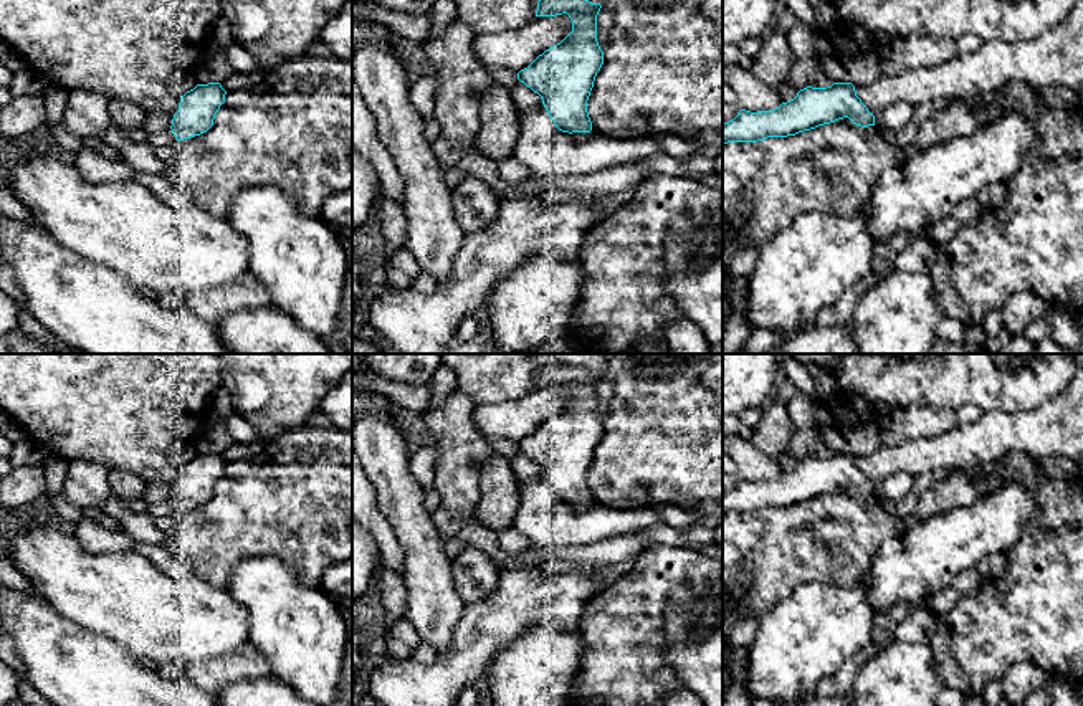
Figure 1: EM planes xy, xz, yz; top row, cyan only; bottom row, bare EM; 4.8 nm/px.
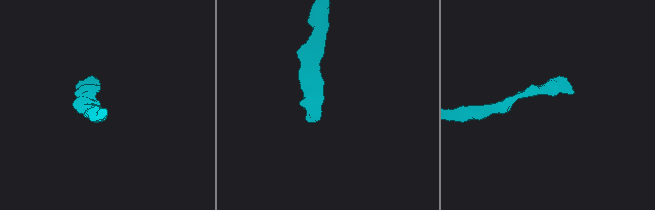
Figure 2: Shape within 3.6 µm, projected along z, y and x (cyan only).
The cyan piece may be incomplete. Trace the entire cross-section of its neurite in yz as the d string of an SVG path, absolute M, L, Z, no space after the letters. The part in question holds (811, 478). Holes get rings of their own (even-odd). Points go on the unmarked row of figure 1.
M1083 372L1032 410L990 410L974 423L896 446L881 445L868 456L807 456L775 479L741 479L732 491L723 493L723 514L795 506L843 488L868 498L895 473L918 476L937 468L974 473L1012 451L1035 458L1083 458Z

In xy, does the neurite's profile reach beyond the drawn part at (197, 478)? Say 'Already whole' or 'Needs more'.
Already whole

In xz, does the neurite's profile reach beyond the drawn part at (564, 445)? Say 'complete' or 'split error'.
split error

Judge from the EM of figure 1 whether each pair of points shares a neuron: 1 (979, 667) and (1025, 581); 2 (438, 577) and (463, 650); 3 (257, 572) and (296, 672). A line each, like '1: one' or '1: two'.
1: one
2: two
3: one

